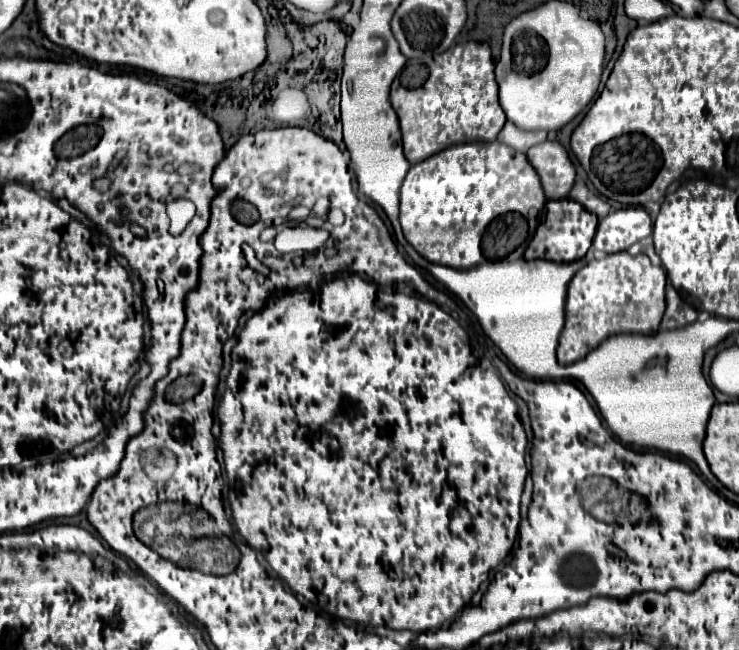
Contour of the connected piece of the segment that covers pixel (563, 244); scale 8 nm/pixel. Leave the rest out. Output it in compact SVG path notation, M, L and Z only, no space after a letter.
M572 198L562 200L548 200L546 202L546 220L538 226L534 238L530 240L524 260L550 260L550 262L574 262L586 256L594 232L596 232L596 216L590 214L582 204Z

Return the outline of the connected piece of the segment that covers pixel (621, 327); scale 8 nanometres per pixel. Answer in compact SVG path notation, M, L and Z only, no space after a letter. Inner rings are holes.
M618 252L580 268L566 292L566 324L558 346L558 362L572 364L582 360L612 334L658 332L664 314L664 284L666 272L662 266L652 266L646 254L630 256L628 252Z

